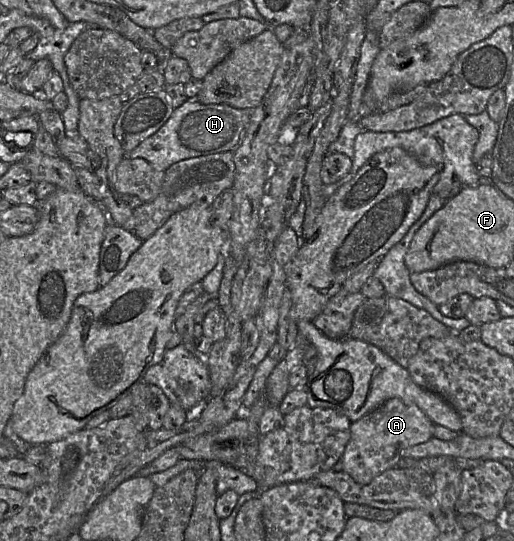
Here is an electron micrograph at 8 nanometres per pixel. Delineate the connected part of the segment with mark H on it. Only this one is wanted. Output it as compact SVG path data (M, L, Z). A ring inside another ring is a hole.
M187 99L173 110L170 118L155 134L141 142L127 157L142 158L157 170L165 171L185 159L232 151L241 144L250 111L227 104L202 104L196 99Z

